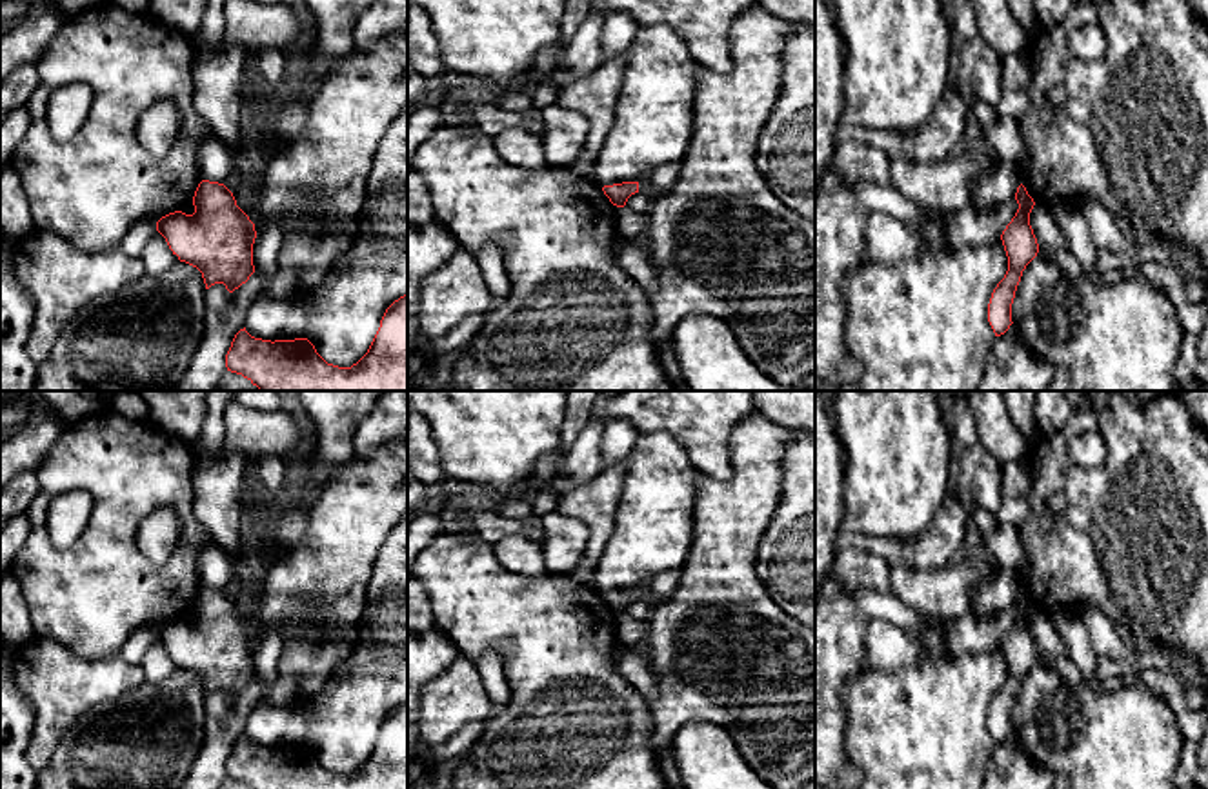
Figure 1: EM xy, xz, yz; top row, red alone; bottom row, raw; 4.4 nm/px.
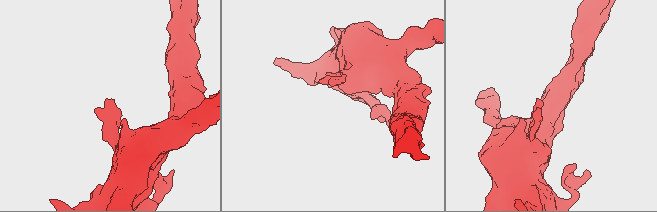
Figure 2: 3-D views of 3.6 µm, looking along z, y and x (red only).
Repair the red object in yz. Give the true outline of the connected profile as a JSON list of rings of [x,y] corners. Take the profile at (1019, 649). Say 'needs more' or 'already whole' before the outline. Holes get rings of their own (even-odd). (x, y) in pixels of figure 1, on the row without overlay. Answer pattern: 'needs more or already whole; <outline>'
already whole; [[[1022,591],[1017,594],[1015,607],[1019,616],[1001,642],[1008,664],[1008,678],[993,696],[988,711],[988,729],[995,744],[1004,742],[1013,731],[1012,711],[1017,693],[1021,689],[1022,678],[1039,660],[1039,651],[1030,633],[1030,620],[1035,609]]]

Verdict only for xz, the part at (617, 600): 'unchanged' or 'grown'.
unchanged

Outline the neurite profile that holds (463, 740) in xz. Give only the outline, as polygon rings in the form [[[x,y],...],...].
[[[471,722],[457,731],[442,747],[435,751],[437,760],[449,760],[471,749],[484,729],[484,722]]]

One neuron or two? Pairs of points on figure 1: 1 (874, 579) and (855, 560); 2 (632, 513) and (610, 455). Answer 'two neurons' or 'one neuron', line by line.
1: one neuron
2: two neurons

